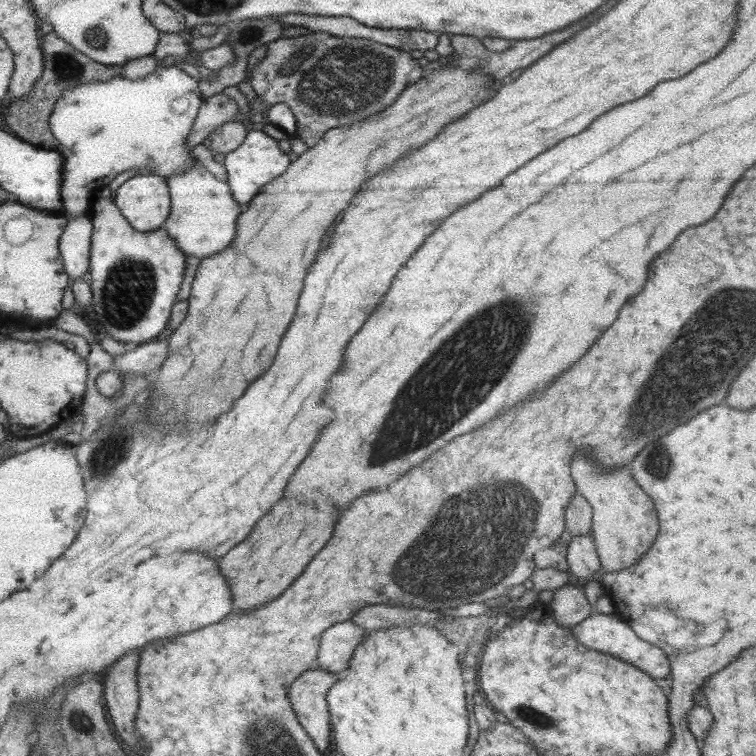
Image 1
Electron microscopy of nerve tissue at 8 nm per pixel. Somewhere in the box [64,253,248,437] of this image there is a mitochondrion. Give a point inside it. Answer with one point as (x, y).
(126, 295)

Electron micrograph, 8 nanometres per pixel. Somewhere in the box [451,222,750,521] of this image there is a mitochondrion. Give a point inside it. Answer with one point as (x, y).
(658, 462)

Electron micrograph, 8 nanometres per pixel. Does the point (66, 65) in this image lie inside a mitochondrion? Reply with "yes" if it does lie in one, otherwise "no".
yes

